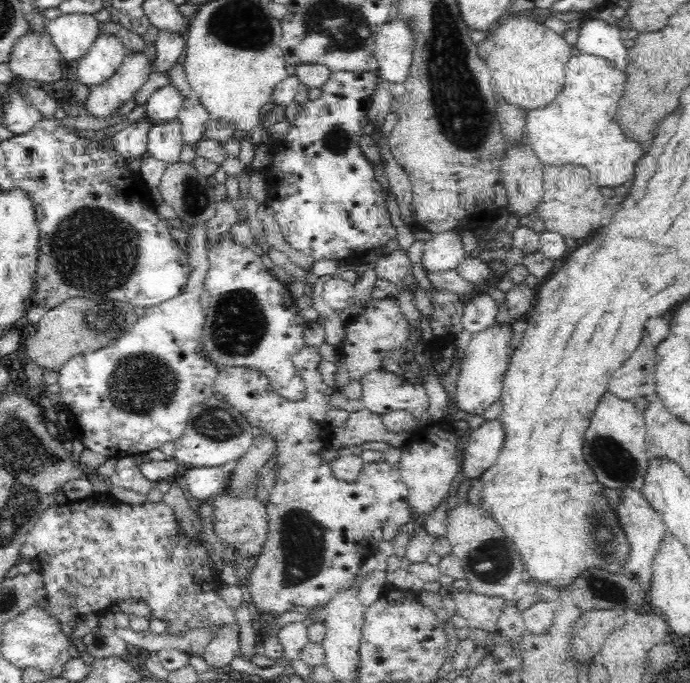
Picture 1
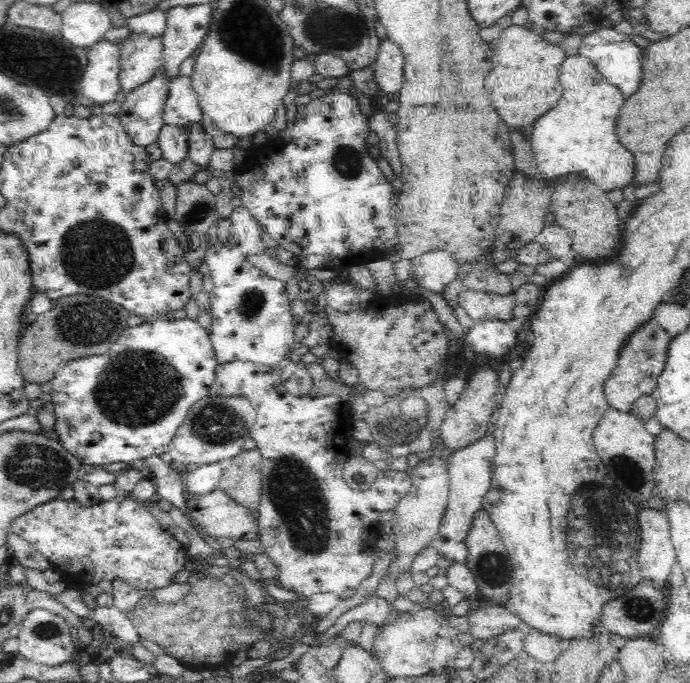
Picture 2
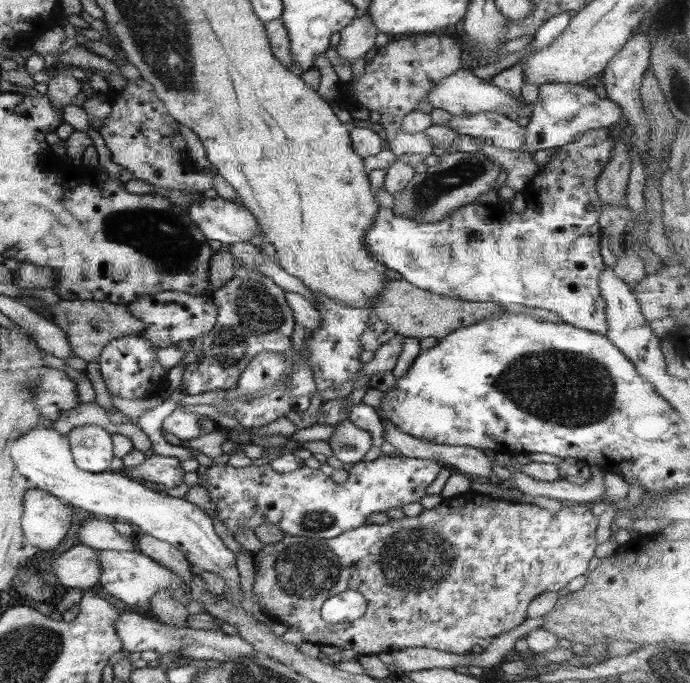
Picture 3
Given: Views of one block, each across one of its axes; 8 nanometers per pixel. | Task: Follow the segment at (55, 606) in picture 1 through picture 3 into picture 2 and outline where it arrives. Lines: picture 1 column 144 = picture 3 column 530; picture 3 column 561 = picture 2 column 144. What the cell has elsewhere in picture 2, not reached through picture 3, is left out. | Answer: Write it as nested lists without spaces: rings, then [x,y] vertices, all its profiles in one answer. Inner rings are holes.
[[[118,494],[116,498],[109,501],[102,501],[100,504],[95,504],[94,506],[84,506],[74,500],[56,498],[37,506],[34,510],[30,510],[26,514],[20,515],[18,518],[14,518],[12,524],[10,524],[10,528],[14,534],[18,534],[18,536],[21,536],[24,540],[33,544],[44,557],[48,558],[51,566],[59,572],[61,580],[66,583],[67,588],[70,589],[72,589],[72,585],[70,584],[73,584],[73,586],[80,586],[80,590],[82,591],[82,588],[86,586],[86,584],[97,585],[98,582],[102,582],[102,580],[121,580],[138,590],[155,590],[157,588],[164,588],[164,586],[168,586],[172,583],[174,575],[180,572],[180,570],[184,568],[184,564],[186,564],[187,549],[182,547],[180,542],[176,541],[176,538],[168,529],[164,529],[164,527],[158,523],[158,519],[152,512],[144,508],[140,501],[134,500],[130,496],[124,497]]]

